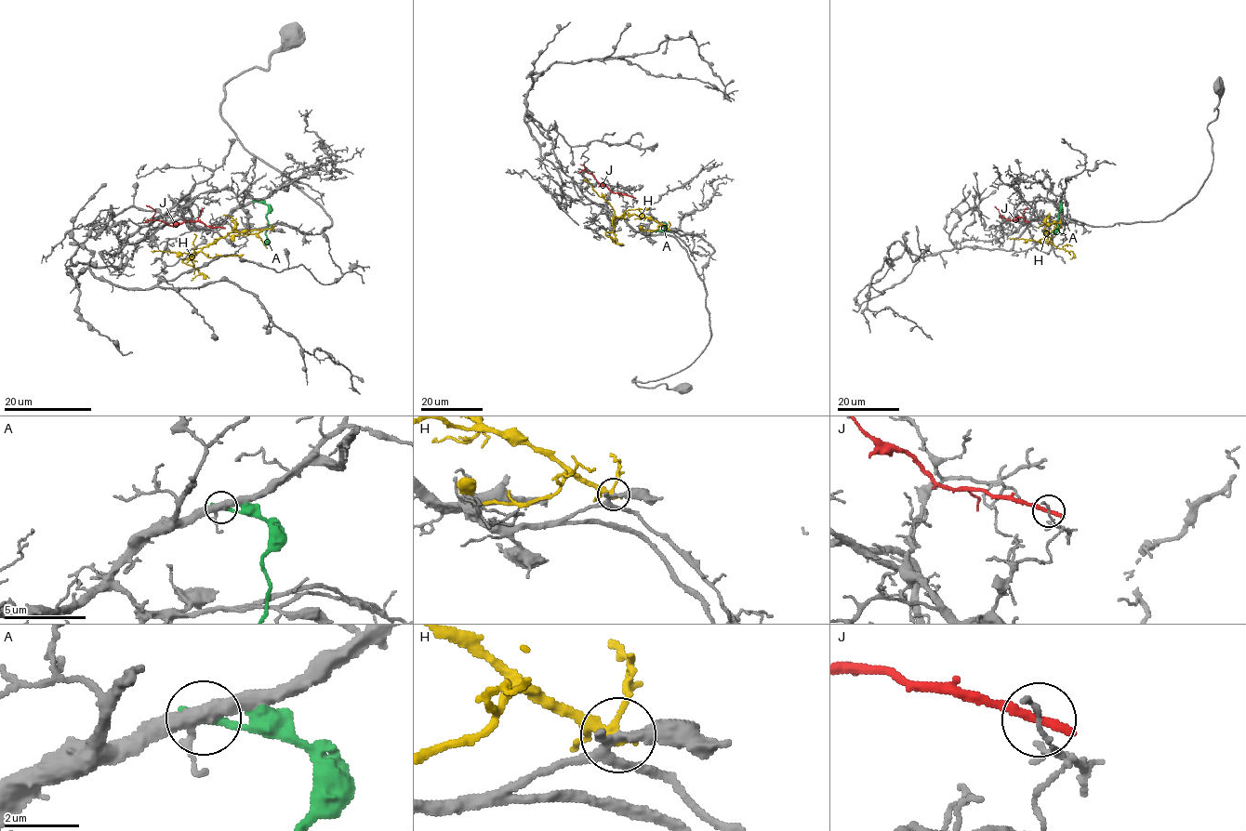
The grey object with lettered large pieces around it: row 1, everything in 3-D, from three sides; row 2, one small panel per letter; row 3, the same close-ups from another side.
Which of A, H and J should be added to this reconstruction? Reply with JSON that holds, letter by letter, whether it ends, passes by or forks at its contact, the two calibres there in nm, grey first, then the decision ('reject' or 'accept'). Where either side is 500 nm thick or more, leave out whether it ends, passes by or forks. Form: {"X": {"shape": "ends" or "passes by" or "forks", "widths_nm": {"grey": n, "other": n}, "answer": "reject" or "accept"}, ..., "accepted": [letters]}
{"A": {"shape": "ends", "widths_nm": {"grey": 360, "other": 280}, "answer": "reject"}, "H": {"shape": "forks", "widths_nm": {"grey": 240, "other": 200}, "answer": "reject"}, "J": {"shape": "ends", "widths_nm": {"grey": 150, "other": 320}, "answer": "reject"}, "accepted": []}

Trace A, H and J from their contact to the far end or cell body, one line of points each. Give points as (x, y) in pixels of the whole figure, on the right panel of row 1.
A: (1062, 204), (1054, 234)
H: (1059, 223), (1044, 228), (1046, 239), (1010, 238)
J: (1027, 221), (1023, 217), (1007, 219), (994, 205)

